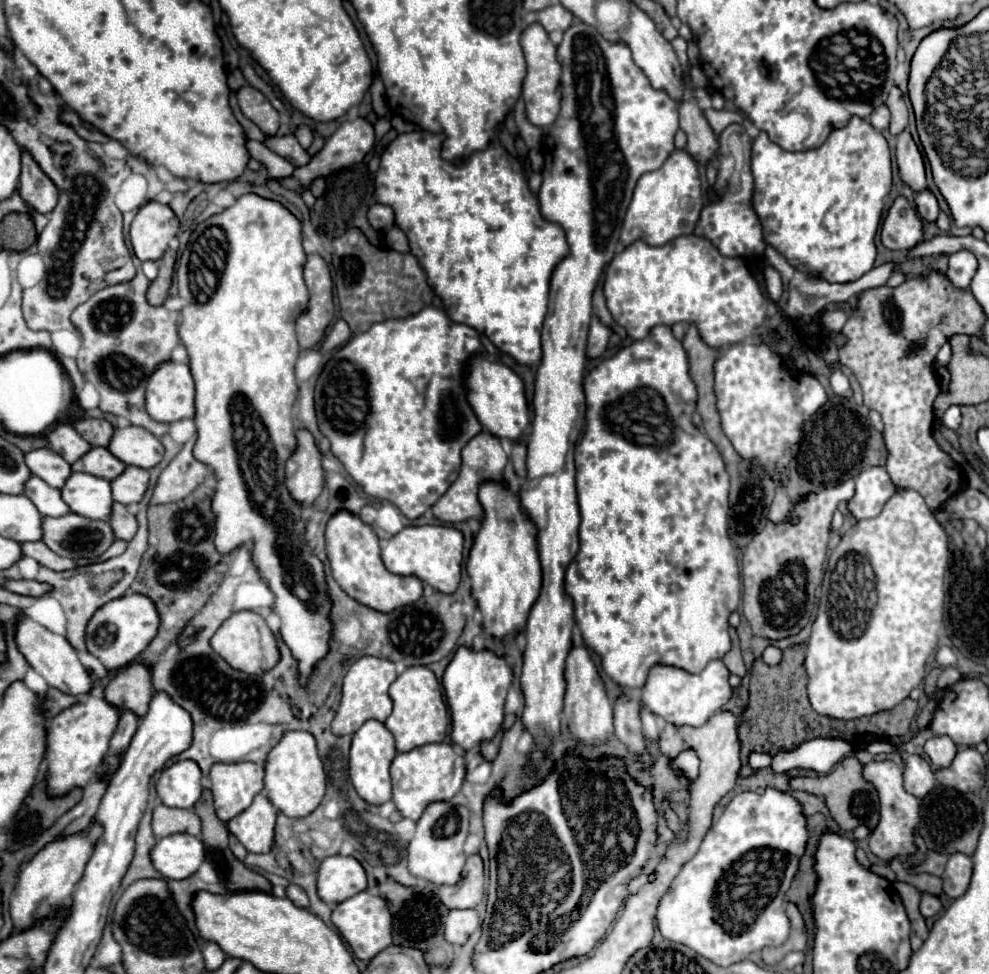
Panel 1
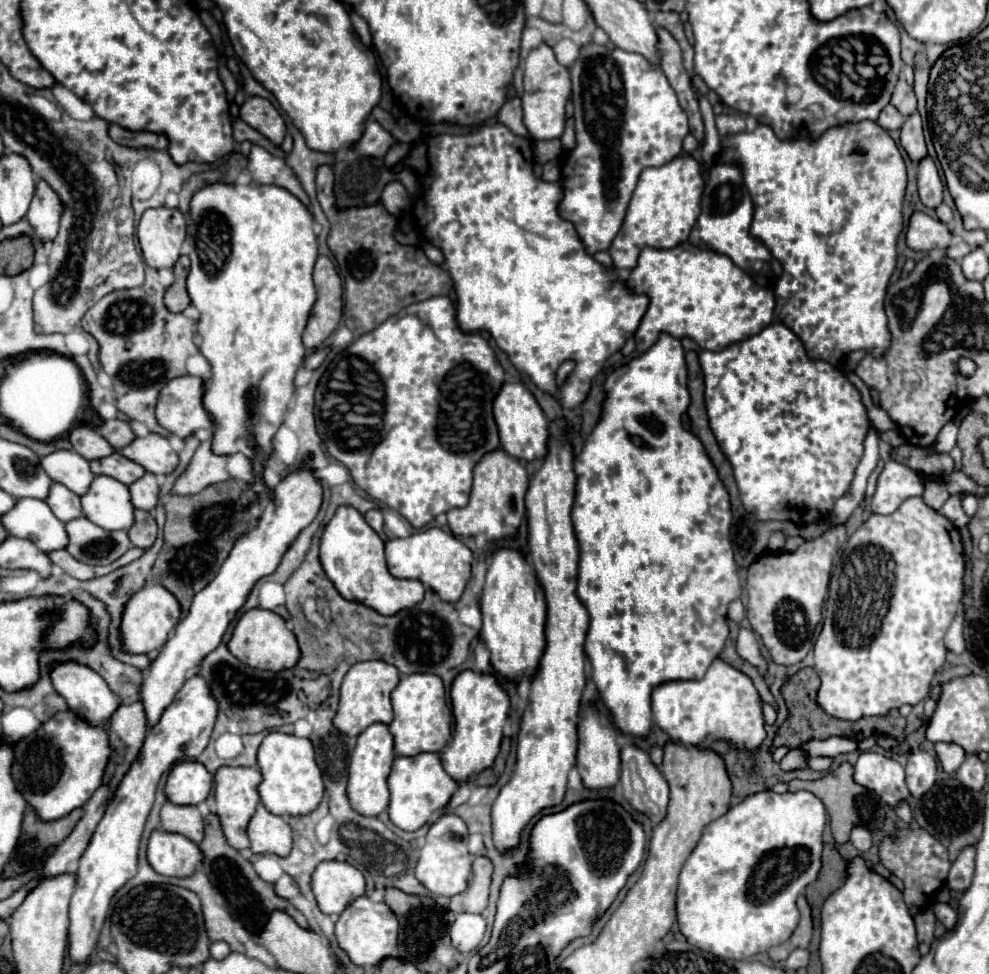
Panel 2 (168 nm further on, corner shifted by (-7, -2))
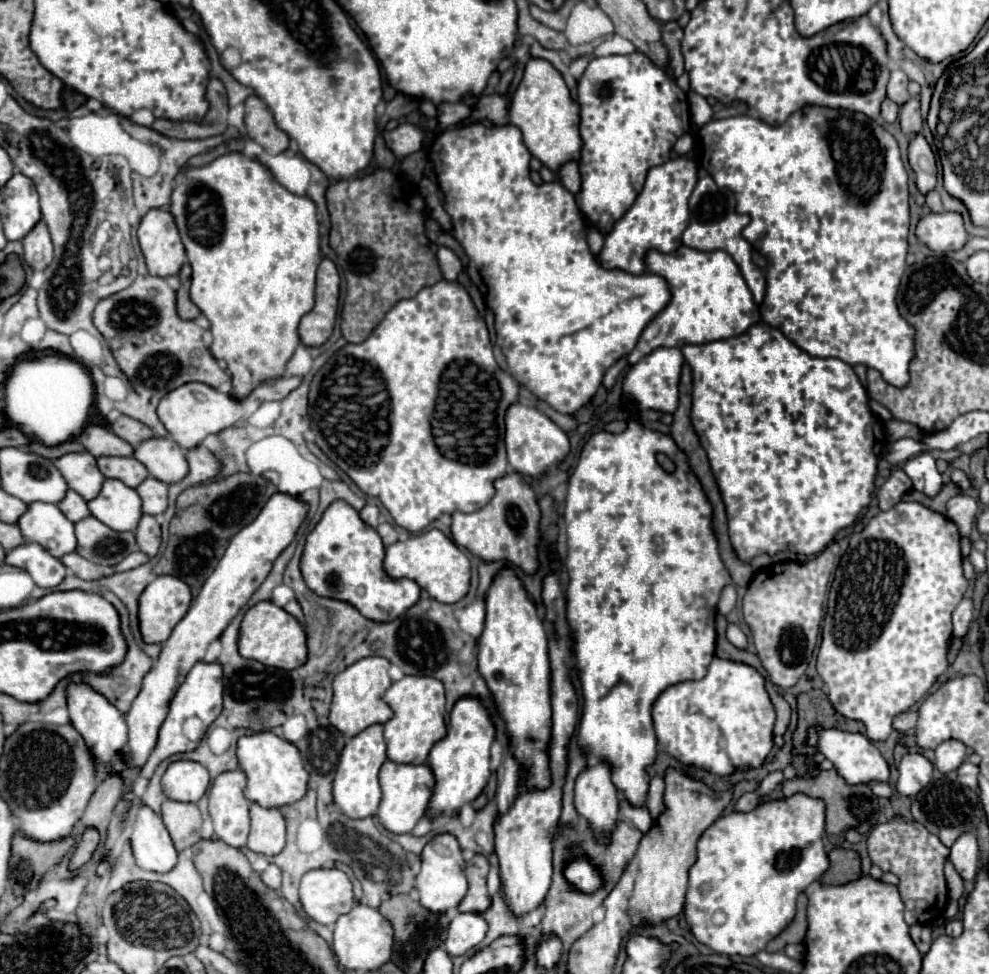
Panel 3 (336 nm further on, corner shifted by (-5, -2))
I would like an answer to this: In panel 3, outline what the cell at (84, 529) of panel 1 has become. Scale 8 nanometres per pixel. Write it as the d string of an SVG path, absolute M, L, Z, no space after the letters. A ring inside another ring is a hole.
M94 516L82 518L80 522L74 524L74 528L78 538L76 552L94 564L116 566L128 554L138 550L132 532L116 532L104 526Z

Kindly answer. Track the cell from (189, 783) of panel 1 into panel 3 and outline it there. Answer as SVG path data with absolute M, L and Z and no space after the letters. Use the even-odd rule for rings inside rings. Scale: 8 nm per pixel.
M188 760L172 762L162 776L162 792L166 798L178 802L198 802L206 794L208 784L208 770L202 764L192 764Z

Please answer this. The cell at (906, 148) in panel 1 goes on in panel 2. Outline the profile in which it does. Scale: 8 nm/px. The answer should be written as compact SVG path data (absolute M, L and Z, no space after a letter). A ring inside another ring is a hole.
M918 112L910 114L906 122L900 128L900 144L908 152L908 156L918 162L926 156L926 144L924 144L924 132L922 132L922 118Z

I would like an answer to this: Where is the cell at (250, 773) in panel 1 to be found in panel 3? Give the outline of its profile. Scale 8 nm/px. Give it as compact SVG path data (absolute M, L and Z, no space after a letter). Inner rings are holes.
M230 770L216 776L208 790L208 812L214 820L214 834L234 848L244 848L250 832L250 800L244 796L244 788L246 774Z

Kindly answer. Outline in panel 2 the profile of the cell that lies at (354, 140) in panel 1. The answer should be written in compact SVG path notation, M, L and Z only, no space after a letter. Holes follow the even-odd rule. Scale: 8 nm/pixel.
M368 120L364 134L362 134L362 138L360 138L360 142L356 144L354 150L368 154L368 156L382 158L394 142L396 142L394 136L390 132L386 132L376 120Z

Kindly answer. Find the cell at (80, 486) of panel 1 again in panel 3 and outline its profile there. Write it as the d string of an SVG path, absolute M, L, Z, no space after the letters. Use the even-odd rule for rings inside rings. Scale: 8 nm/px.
M104 480L100 494L88 502L88 510L102 524L118 532L134 530L142 516L136 490L120 480Z

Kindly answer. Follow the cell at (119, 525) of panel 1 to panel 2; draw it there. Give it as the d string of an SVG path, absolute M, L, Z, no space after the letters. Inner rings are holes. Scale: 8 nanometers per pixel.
M136 510L134 516L136 516L134 526L128 530L132 544L138 548L152 546L156 540L156 532L158 532L156 520L150 516L150 512L144 512L144 510Z

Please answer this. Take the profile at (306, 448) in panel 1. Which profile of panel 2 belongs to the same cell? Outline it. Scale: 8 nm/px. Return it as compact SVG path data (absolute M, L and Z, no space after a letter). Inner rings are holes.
M310 470L288 474L272 490L272 494L274 496L272 500L268 500L256 528L242 534L234 542L234 548L224 560L220 574L216 574L216 578L194 596L188 616L178 622L166 644L158 650L156 660L146 670L146 678L140 688L140 700L150 728L160 720L162 712L172 704L176 692L182 688L188 674L192 674L194 668L200 666L202 658L222 642L224 632L228 630L236 612L244 606L252 586L260 578L270 576L276 570L286 550L292 546L298 534L316 518L322 504L322 486Z

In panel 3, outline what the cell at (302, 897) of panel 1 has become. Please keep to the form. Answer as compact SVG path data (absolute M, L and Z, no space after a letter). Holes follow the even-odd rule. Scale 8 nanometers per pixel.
M270 864L268 870L262 874L262 880L266 882L266 886L270 886L272 890L278 890L282 886L282 872L278 866Z

